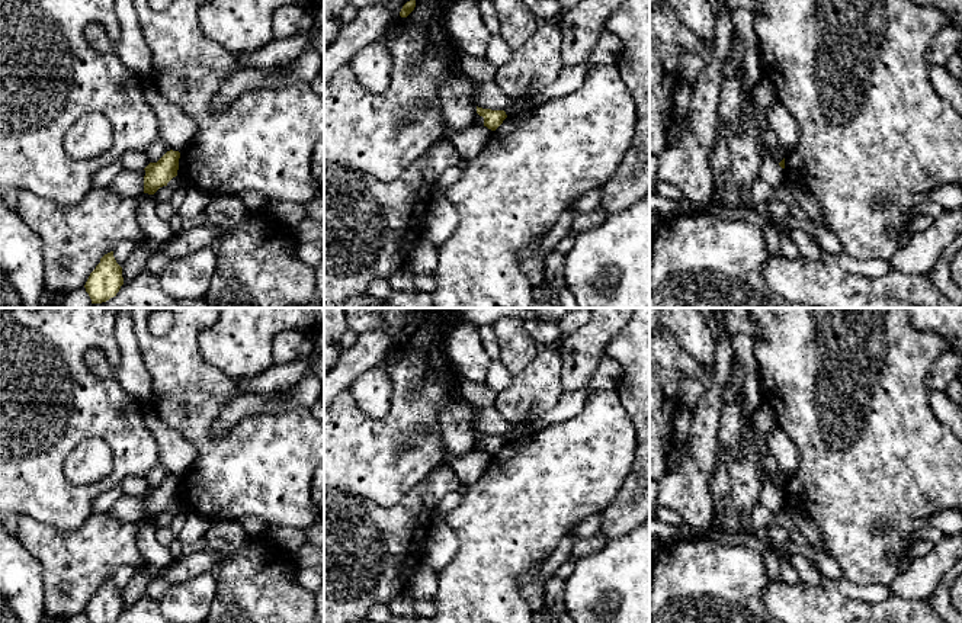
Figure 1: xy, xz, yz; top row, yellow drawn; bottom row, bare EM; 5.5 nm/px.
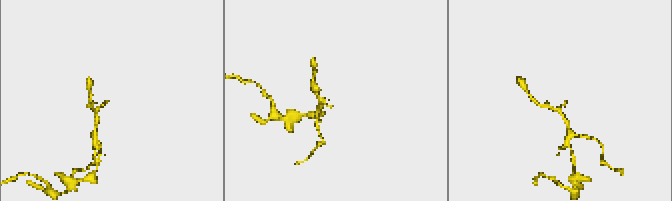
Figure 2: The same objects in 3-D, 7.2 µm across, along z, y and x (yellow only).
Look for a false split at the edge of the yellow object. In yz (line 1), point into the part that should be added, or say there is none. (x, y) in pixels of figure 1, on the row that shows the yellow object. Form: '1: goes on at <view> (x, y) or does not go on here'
1: does not go on here

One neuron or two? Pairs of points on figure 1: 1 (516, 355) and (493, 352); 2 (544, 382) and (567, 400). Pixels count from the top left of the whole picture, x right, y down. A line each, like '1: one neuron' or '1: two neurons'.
1: two neurons
2: two neurons

